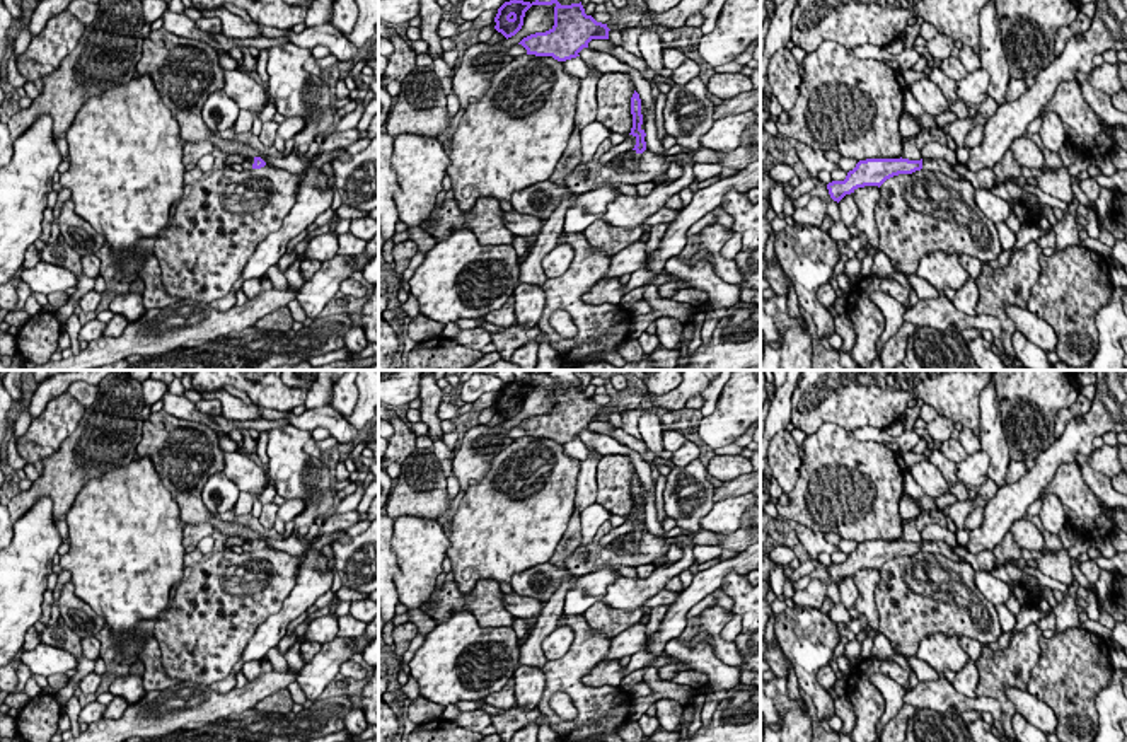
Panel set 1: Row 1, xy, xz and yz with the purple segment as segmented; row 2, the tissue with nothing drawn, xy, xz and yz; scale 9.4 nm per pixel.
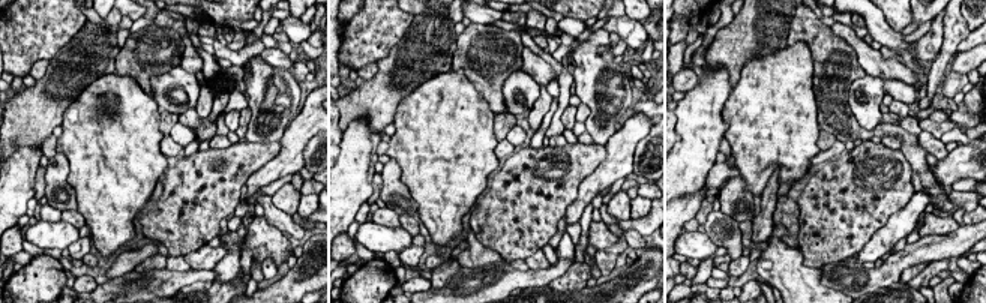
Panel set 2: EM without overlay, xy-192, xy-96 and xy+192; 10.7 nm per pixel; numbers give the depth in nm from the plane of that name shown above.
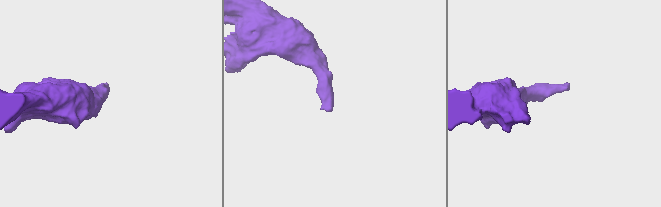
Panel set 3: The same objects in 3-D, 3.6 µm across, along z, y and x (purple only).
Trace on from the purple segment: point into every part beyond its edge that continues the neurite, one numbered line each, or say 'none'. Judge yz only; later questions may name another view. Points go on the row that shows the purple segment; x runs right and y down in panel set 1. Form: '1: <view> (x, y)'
1: yz (928, 164)

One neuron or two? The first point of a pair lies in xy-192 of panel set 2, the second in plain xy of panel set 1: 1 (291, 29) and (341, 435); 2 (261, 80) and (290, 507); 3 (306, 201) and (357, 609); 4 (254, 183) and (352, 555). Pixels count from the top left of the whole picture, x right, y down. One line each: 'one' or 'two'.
1: one
2: two
3: two
4: two

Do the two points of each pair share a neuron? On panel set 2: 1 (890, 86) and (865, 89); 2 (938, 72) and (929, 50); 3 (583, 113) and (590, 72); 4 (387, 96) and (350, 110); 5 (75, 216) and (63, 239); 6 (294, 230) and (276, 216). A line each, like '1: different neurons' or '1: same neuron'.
1: different neurons
2: different neurons
3: different neurons
4: same neuron
5: different neurons
6: same neuron

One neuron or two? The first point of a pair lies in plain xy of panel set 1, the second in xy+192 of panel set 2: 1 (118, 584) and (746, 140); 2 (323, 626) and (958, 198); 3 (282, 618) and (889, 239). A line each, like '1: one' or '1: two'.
1: one
2: two
3: one

